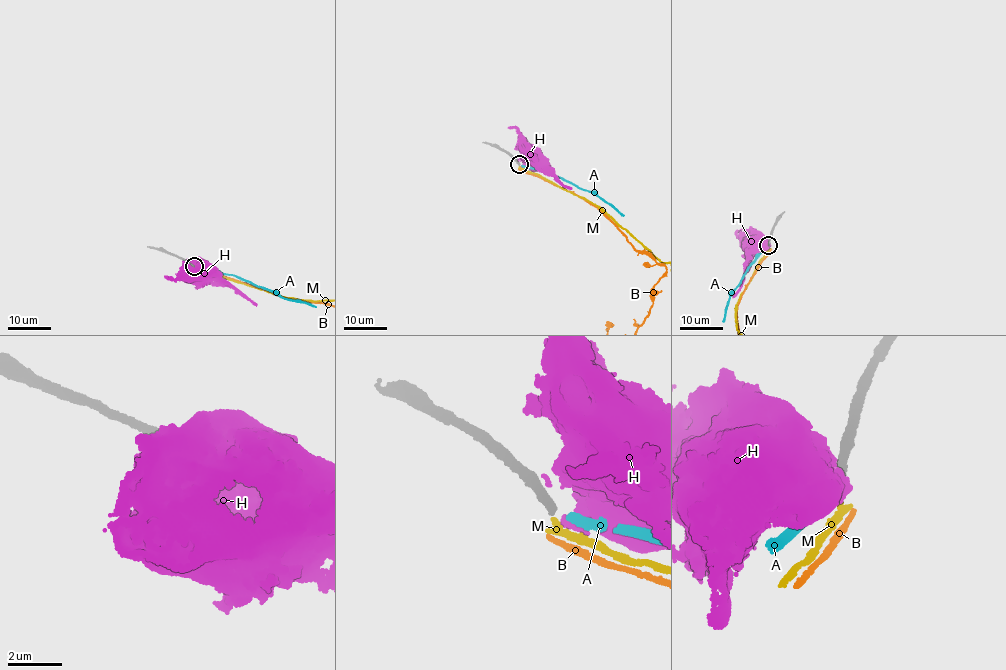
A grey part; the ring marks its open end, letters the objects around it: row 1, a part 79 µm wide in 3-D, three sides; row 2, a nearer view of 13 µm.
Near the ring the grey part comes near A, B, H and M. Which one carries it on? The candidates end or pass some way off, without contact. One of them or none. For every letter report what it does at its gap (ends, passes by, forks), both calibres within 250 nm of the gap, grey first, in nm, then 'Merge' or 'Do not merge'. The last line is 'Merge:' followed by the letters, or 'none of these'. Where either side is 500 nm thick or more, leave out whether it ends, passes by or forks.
A: It ends there. Thickness 280 nm (grey) against 320 nm. Merge
B: It ends there. Thickness 280 nm (grey) against 170 nm. Do not merge
H: Thickness 280 nm (grey) against 600 nm. Do not merge
M: It ends there. Thickness 280 nm (grey) against 220 nm. Do not merge
Merge: A

